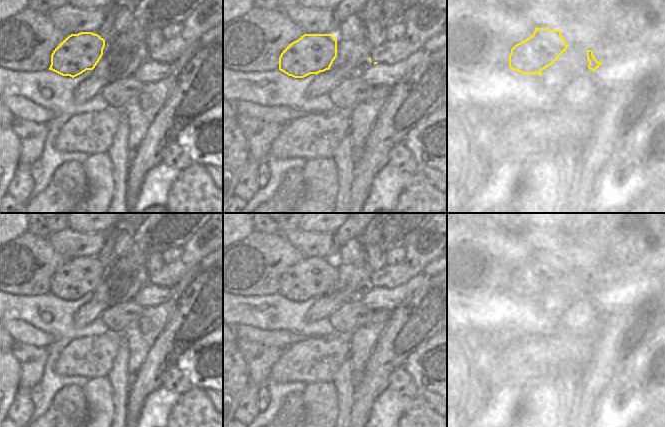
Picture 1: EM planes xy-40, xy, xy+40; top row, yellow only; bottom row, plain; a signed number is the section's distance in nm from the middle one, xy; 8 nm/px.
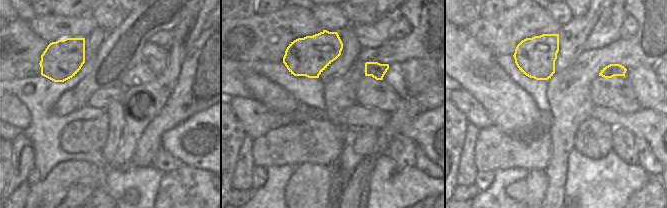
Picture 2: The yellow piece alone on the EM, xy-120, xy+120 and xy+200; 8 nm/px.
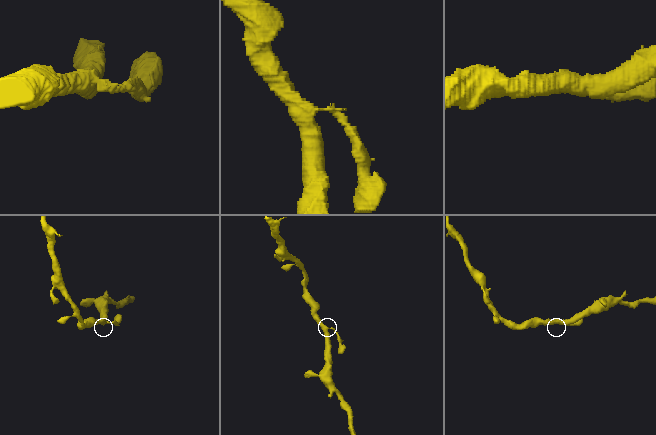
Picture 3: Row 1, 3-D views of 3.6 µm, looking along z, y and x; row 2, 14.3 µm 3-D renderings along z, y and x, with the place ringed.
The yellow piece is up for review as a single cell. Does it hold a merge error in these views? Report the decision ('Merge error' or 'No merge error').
No merge error

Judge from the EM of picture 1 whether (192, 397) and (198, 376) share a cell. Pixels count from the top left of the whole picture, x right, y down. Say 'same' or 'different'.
different

